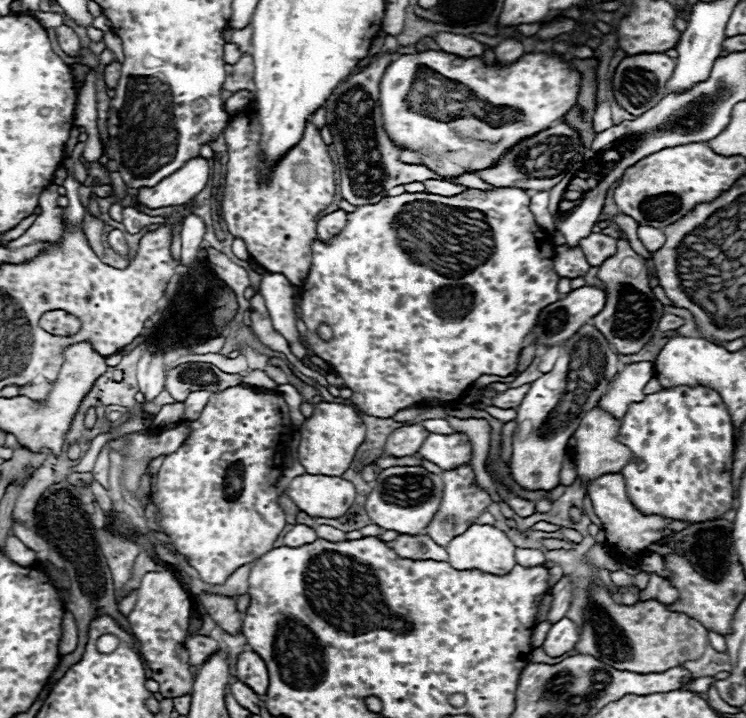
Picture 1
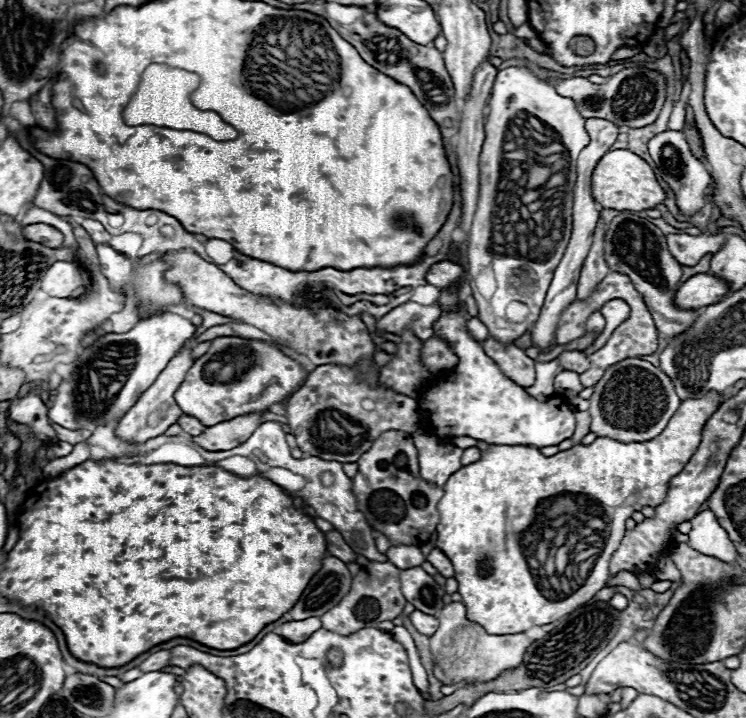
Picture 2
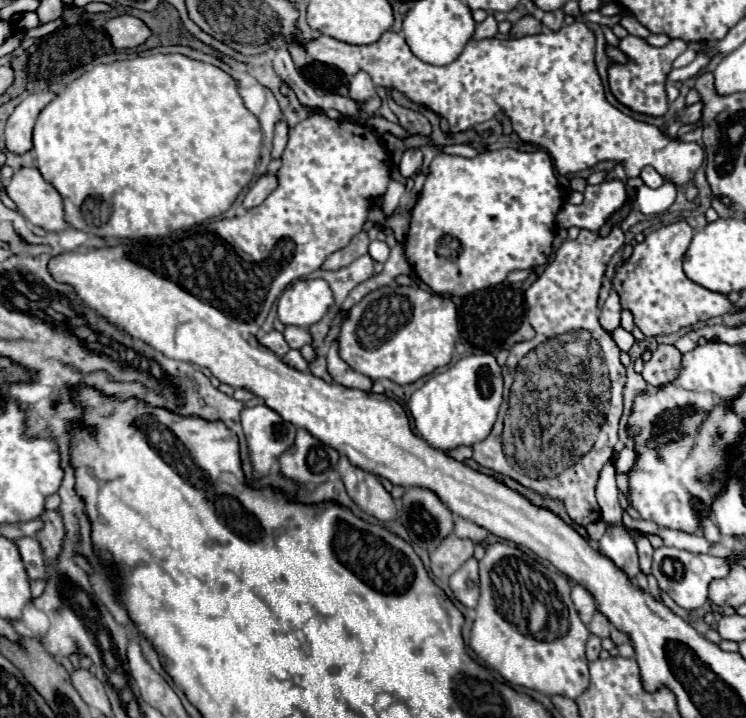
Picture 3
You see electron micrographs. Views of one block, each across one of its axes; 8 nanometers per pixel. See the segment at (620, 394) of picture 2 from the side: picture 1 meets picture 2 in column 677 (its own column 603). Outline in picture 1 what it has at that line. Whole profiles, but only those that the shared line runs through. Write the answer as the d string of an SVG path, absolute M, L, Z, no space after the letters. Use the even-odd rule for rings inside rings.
M632 362L626 364L622 372L618 372L616 380L608 386L608 392L598 400L598 408L604 408L610 416L616 416L616 420L624 418L624 412L628 412L630 404L636 400L644 400L644 386L654 376L654 364L652 362Z

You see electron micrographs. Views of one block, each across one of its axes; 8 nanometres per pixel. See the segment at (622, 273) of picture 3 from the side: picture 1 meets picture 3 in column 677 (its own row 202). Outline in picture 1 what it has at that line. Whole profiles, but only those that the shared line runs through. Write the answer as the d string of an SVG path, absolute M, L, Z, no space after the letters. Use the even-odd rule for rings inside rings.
M256 104L248 106L248 112L240 112L240 116L232 116L228 126L224 128L224 140L228 146L228 170L226 170L226 186L222 198L222 214L228 224L232 236L240 236L246 246L248 254L268 272L284 274L290 284L300 286L310 268L310 246L316 238L316 216L324 208L328 208L334 200L336 180L334 180L334 164L328 152L328 146L320 138L320 130L308 120L302 140L290 148L272 168L266 182L258 182L266 174L266 162L260 160L260 122L258 122Z

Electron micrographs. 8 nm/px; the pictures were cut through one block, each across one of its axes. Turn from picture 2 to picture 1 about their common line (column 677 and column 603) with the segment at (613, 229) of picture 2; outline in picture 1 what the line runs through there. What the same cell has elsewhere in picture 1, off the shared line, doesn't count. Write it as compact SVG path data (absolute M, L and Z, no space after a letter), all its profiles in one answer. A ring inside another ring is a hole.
M626 240L616 242L616 254L598 266L598 280L602 280L606 292L604 308L592 318L592 324L600 328L604 338L614 344L622 354L638 352L654 334L662 312L662 302L658 302L648 286L646 260L636 254Z

